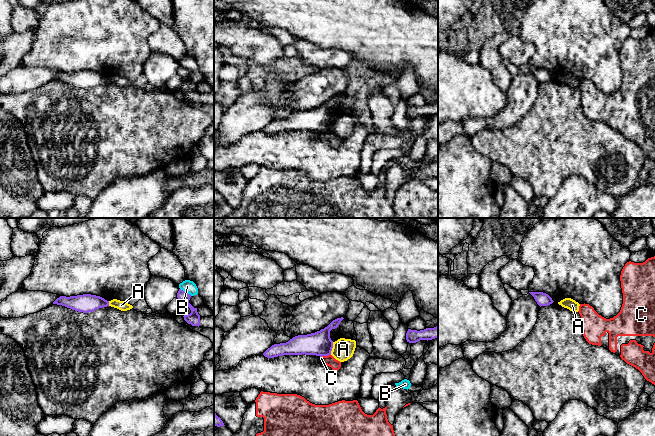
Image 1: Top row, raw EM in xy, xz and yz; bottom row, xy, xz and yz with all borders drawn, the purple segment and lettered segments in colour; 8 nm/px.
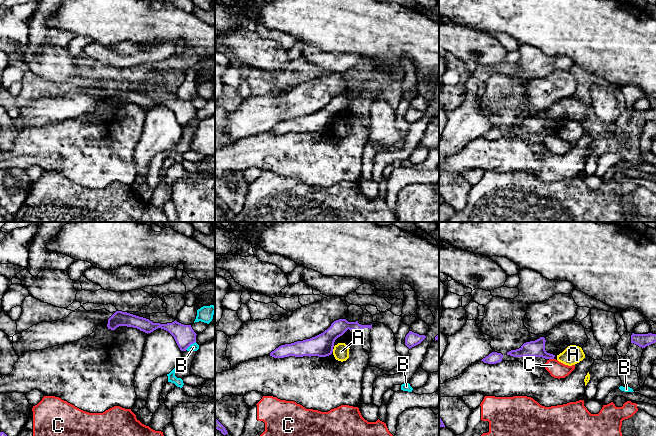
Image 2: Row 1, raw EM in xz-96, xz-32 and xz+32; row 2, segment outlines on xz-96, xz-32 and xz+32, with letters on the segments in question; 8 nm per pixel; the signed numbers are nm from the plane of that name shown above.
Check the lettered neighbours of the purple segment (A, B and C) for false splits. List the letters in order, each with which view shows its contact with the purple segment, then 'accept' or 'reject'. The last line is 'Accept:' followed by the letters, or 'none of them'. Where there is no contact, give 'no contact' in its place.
A: contact in xz; reject
B: contact in xy; reject
C: contact in xz; reject
Accept: none of them

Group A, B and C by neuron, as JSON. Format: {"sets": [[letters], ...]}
{"sets": [["A"], ["B"], ["C"]]}

